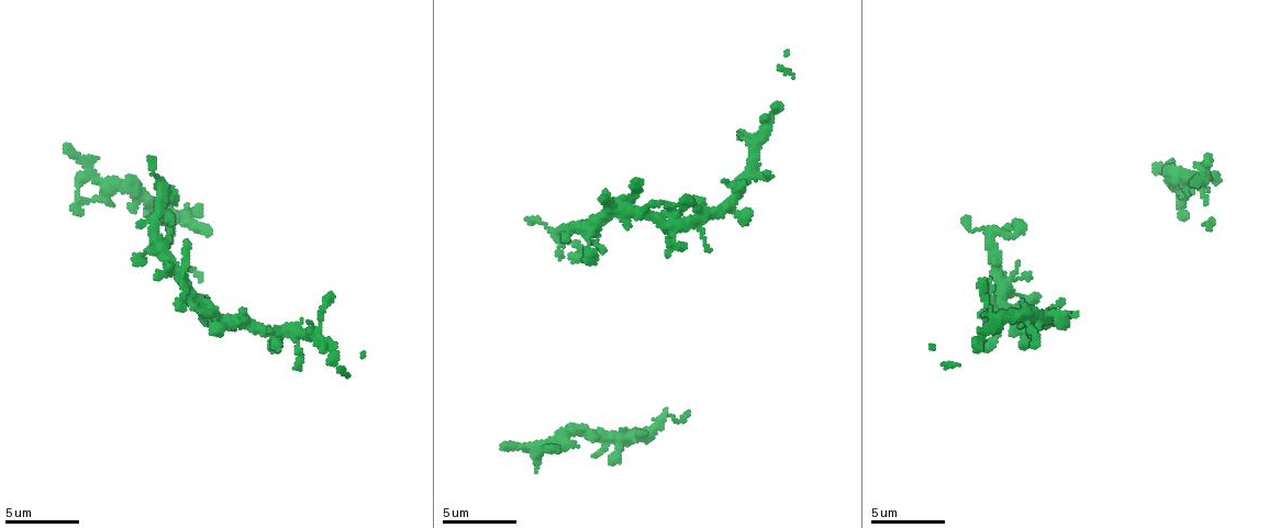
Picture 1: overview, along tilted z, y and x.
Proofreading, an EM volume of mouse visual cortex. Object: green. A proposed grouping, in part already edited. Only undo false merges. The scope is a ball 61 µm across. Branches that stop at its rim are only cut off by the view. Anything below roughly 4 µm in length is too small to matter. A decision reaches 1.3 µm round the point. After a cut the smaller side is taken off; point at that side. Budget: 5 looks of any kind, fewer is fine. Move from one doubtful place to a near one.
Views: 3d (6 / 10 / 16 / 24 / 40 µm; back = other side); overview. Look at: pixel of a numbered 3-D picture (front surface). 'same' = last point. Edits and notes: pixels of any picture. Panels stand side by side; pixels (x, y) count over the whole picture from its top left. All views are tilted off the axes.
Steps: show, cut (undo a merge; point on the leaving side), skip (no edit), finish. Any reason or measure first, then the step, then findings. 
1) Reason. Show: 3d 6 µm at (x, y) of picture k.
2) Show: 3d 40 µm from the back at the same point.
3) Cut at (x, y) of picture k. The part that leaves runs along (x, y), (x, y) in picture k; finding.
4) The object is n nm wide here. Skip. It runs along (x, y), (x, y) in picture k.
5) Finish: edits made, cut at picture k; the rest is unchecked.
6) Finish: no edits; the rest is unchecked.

Small branch off a trunk. Show: 3d 10 µm at (752, 137) of picture 1.

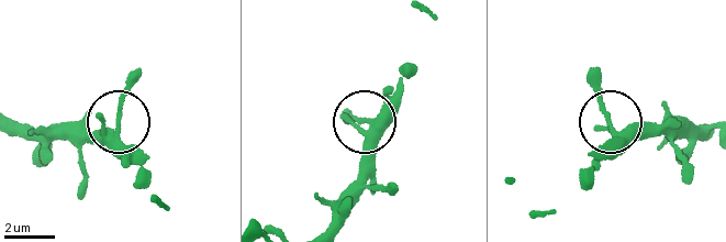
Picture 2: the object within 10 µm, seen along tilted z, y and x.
The object is 270 nm wide here. Skip. It runs along (18, 123), (86, 138), (119, 124), (121, 144), (145, 154) in picture 2; all the same neuron.

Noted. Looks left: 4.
Show: 3d 6 µm at (576, 431) of picture 1.

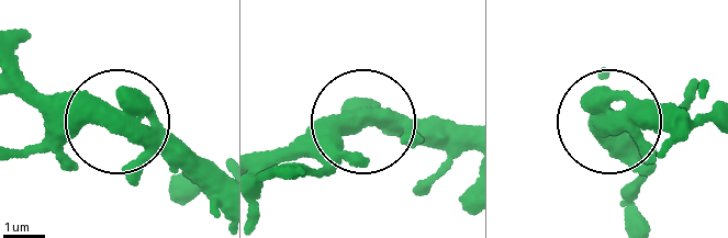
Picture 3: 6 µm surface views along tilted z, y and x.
Show: 3d 6 µm from the back at (362, 121) of picture 3.

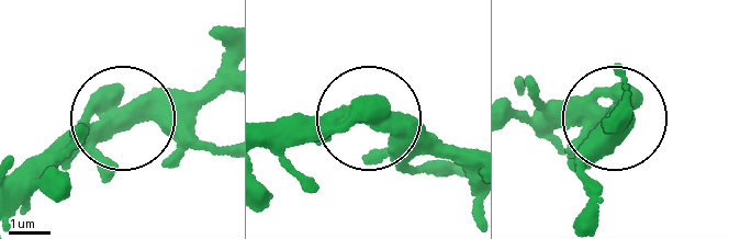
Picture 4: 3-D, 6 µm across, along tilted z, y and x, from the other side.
Skip. One neuron here.

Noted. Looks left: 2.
Four-way junction. Show: 3d 16 µm at (581, 230) of picture 1.

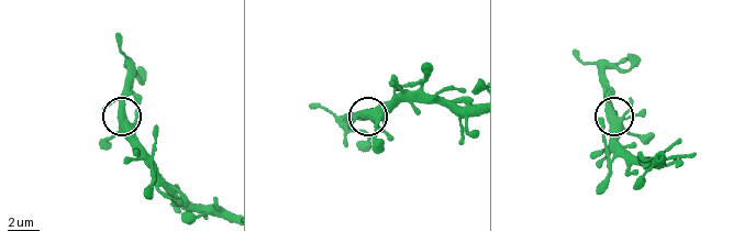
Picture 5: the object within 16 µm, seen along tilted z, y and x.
The side arm is 25 µm long. Skip. All the same neuron.

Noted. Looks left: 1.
Finish: no edits; the rest is unchecked.

